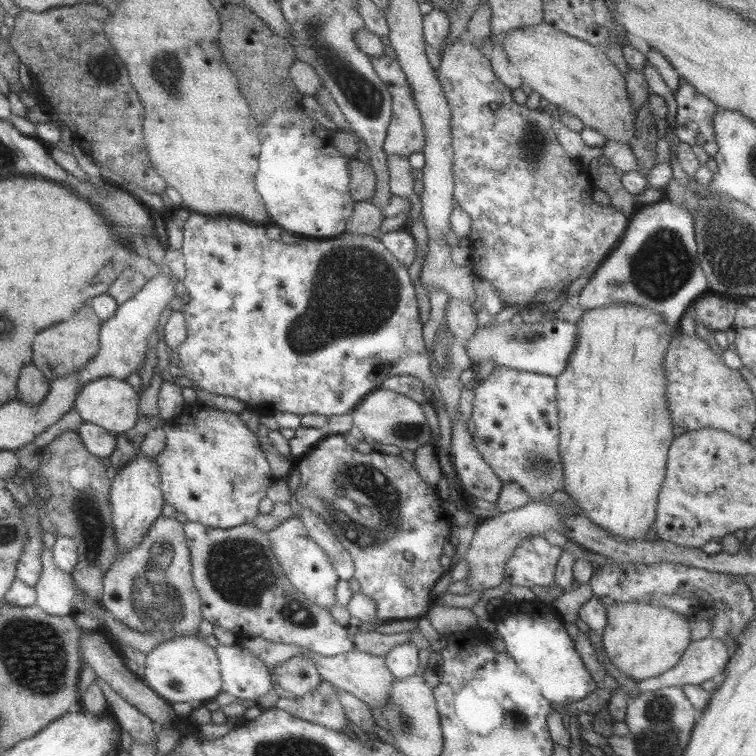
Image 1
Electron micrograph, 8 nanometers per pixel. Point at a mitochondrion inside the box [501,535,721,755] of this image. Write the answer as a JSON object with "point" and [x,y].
{"point":[517,719]}

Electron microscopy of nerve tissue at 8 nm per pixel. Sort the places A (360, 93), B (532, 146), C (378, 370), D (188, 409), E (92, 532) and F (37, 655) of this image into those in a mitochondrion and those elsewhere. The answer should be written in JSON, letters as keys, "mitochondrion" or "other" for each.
{"A":"mitochondrion","B":"mitochondrion","C":"other","D":"other","E":"mitochondrion","F":"mitochondrion"}

